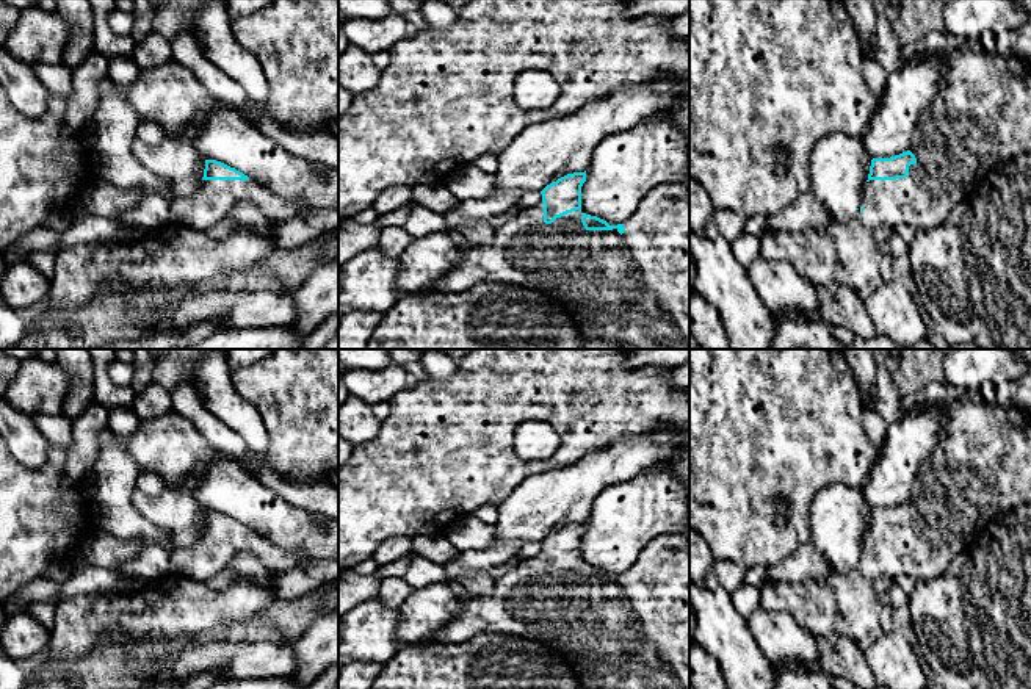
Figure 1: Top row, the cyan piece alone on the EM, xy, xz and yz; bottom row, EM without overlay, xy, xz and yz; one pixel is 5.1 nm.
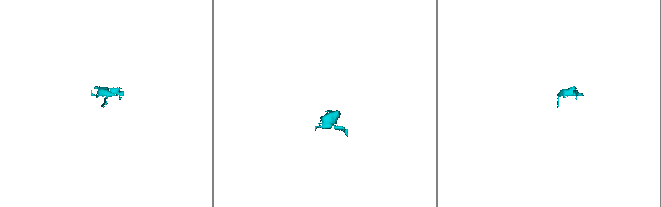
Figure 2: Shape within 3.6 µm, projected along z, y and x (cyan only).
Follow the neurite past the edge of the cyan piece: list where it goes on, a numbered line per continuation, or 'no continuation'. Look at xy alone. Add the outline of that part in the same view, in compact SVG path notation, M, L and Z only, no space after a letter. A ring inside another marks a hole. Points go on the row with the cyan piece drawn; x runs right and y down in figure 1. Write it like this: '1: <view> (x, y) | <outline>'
1: xy (215, 199) | M202 180L199 191L190 197L177 197L171 200L169 222L186 224L193 229L208 230L218 221L226 218L240 202L251 202L271 221L287 221L298 216L298 205L280 196L260 188L254 180Z

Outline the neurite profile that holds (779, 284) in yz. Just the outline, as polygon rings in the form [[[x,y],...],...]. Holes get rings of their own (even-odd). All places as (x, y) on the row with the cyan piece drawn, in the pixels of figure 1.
[[[758,255],[746,272],[752,287],[772,315],[782,312],[793,316],[819,316],[819,301],[815,285],[809,282],[790,262],[769,260]]]

